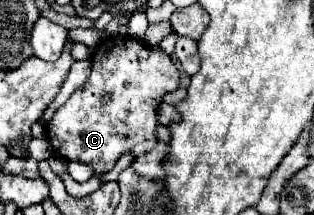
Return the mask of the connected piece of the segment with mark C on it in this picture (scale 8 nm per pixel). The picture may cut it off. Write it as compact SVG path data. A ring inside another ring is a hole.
M126 38L126 42L106 40L92 58L92 74L86 84L78 88L46 124L54 154L70 162L88 162L96 174L104 174L112 170L114 162L126 150L130 150L134 158L148 152L156 144L162 94L176 88L178 70L168 54L152 50L136 38ZM104 92L112 96L108 104L100 102Z

